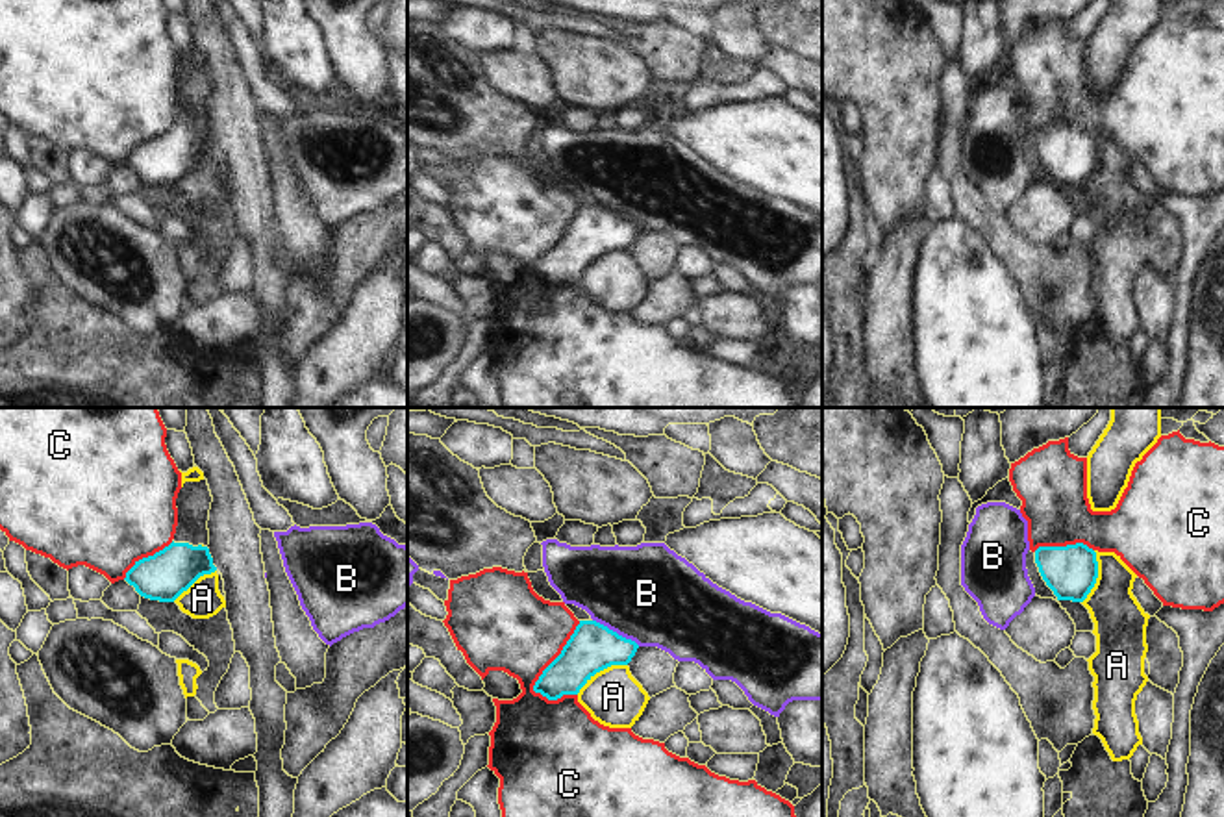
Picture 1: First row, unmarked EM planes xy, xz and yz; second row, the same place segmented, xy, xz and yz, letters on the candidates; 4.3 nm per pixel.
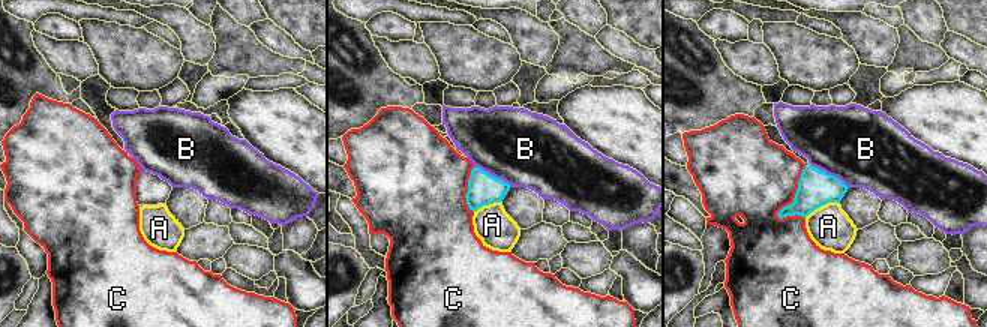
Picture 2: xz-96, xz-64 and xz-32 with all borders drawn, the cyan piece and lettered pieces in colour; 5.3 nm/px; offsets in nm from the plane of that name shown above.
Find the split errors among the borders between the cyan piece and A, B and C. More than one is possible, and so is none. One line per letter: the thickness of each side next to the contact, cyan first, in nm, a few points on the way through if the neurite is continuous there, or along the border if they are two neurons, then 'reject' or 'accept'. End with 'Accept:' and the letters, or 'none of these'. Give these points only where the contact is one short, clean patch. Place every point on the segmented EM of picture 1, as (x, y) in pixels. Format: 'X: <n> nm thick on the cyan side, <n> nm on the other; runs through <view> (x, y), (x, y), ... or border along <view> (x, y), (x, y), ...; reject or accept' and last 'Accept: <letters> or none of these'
A: 220 nm thick on the cyan side, 240 nm on the other; border along xz (626, 664), (612, 664), (600, 669), (576, 693); reject
B: 220 nm thick on the cyan side, 420 nm on the other; border along xz (593, 619), (639, 645); reject
C: 220 nm thick on the cyan side, 380 nm on the other; border along xz (580, 621), (562, 653), (534, 686), (549, 701); reject
Accept: none of these

